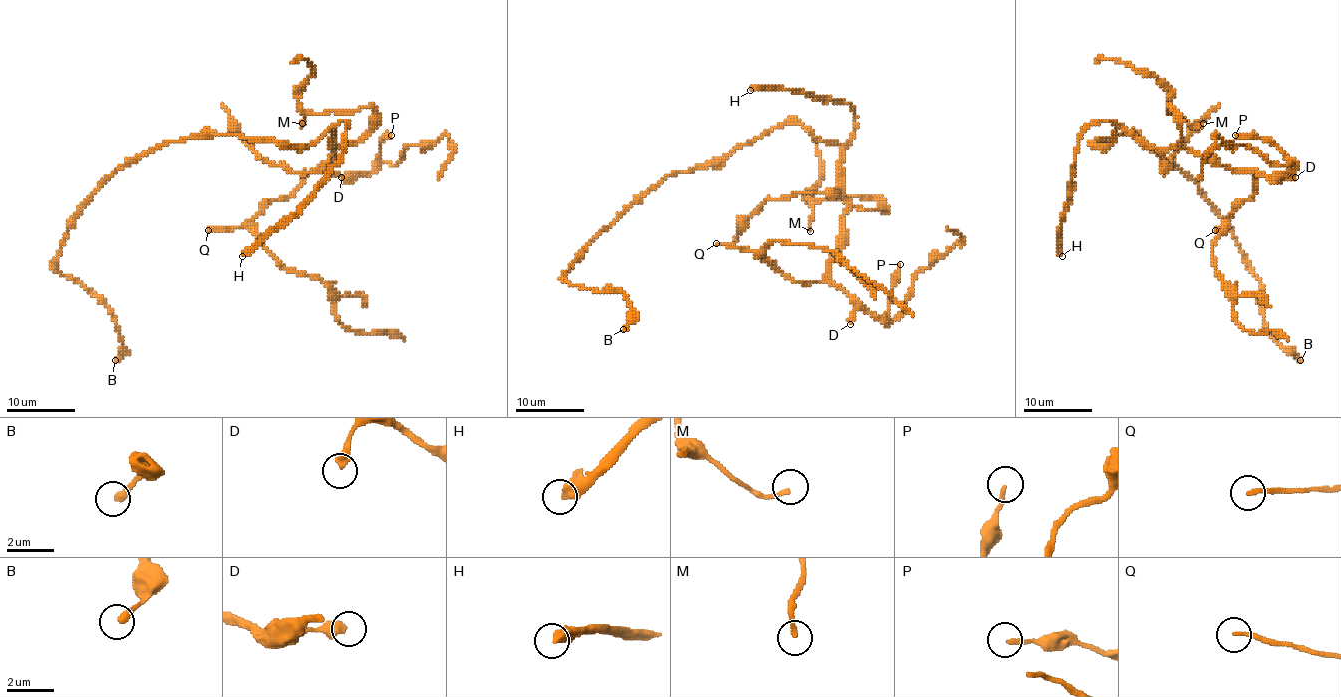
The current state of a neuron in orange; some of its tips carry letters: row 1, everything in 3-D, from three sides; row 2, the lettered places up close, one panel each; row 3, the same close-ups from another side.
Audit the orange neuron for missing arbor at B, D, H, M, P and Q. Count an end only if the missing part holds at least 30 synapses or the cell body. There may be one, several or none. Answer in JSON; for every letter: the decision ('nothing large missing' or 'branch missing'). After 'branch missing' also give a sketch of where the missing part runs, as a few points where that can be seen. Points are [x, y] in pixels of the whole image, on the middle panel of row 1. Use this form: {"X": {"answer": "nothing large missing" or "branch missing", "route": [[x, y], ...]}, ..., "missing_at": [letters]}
{"B": {"answer": "nothing large missing"}, "D": {"answer": "nothing large missing"}, "H": {"answer": "nothing large missing"}, "M": {"answer": "nothing large missing"}, "P": {"answer": "nothing large missing"}, "Q": {"answer": "nothing large missing"}, "missing_at": []}

